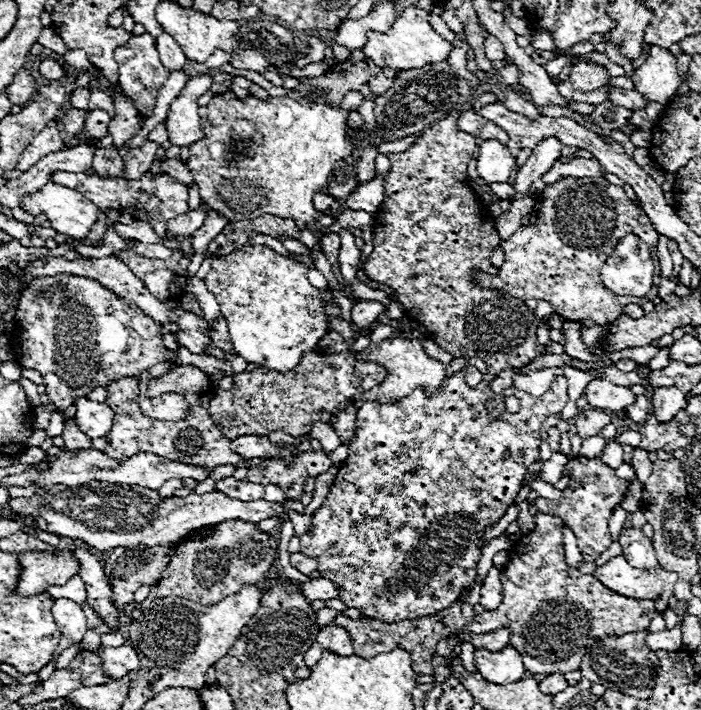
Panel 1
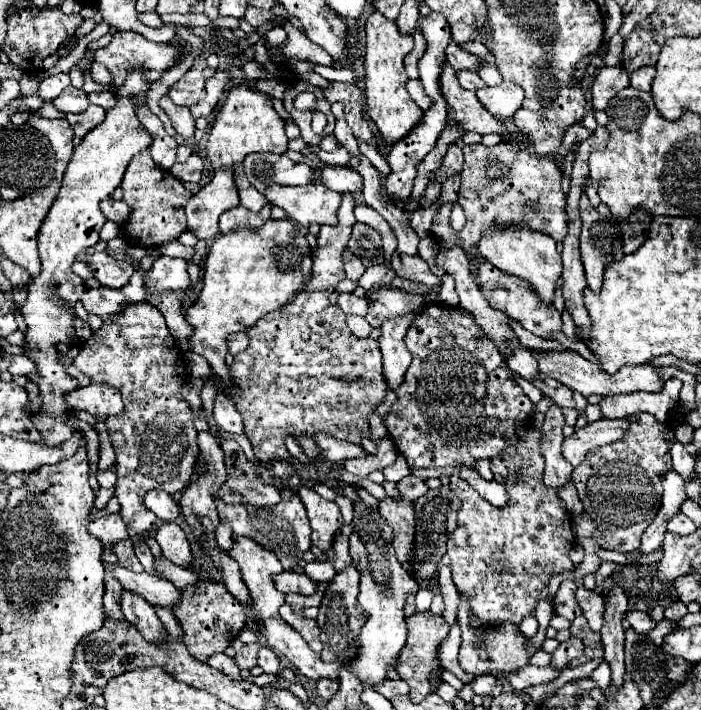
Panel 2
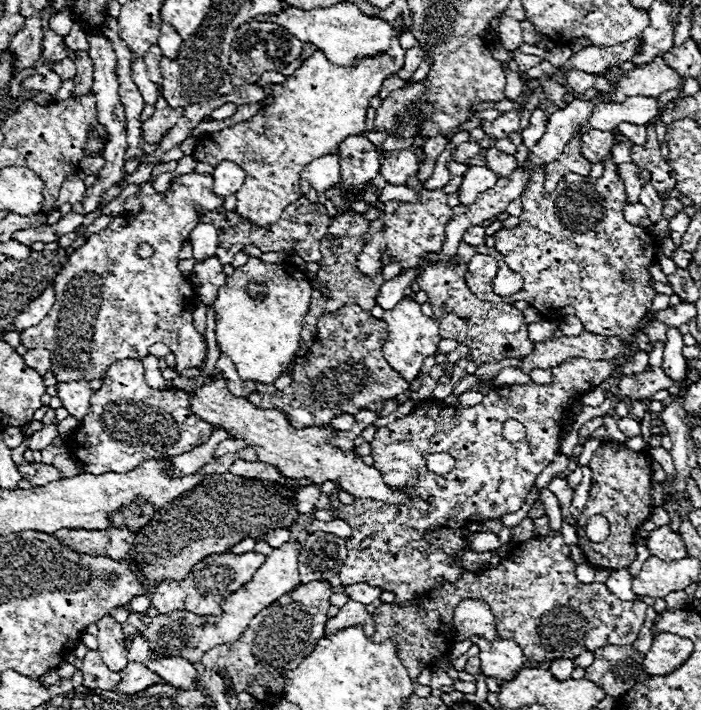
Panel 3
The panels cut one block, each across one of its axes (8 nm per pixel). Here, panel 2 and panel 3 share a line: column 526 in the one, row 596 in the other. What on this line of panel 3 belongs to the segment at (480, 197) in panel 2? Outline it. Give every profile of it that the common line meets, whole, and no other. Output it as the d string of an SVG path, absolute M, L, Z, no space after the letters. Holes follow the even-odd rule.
M230 552L226 554L214 554L204 558L200 564L194 566L194 570L178 582L178 586L170 586L170 580L164 580L152 594L152 606L164 614L164 612L172 612L172 610L188 610L192 614L202 614L202 616L216 616L220 614L220 602L226 600L226 596L230 596L232 592L236 592L238 588L242 588L252 576L254 572L260 568L260 564L264 562L262 554L256 552L246 552L240 556L234 556Z

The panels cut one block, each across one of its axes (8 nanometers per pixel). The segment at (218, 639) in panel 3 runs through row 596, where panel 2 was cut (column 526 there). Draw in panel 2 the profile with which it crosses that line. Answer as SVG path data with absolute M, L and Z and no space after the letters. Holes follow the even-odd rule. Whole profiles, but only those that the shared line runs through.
M492 226L482 232L478 250L496 268L504 270L506 274L514 274L518 278L528 280L542 300L552 302L554 284L562 274L562 258L556 250L556 240L530 228L494 228Z

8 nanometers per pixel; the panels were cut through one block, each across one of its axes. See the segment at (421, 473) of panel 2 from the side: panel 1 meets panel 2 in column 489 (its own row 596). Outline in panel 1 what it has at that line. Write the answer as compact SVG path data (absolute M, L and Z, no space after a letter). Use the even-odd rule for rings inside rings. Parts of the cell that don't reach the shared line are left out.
M490 568L484 582L482 582L482 590L480 590L480 604L490 610L496 608L502 602L502 582L500 582L500 570L498 568Z

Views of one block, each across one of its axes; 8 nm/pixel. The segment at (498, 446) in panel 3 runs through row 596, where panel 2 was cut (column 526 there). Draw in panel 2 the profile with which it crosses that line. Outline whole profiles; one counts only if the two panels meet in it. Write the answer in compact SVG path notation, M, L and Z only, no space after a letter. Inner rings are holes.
M428 304L426 314L408 328L404 344L412 352L412 364L404 376L404 384L396 390L398 402L384 418L384 424L410 468L474 468L476 460L494 458L502 448L516 442L516 420L528 420L534 414L534 404L514 382L496 344L492 344L472 316L462 316L444 304Z

